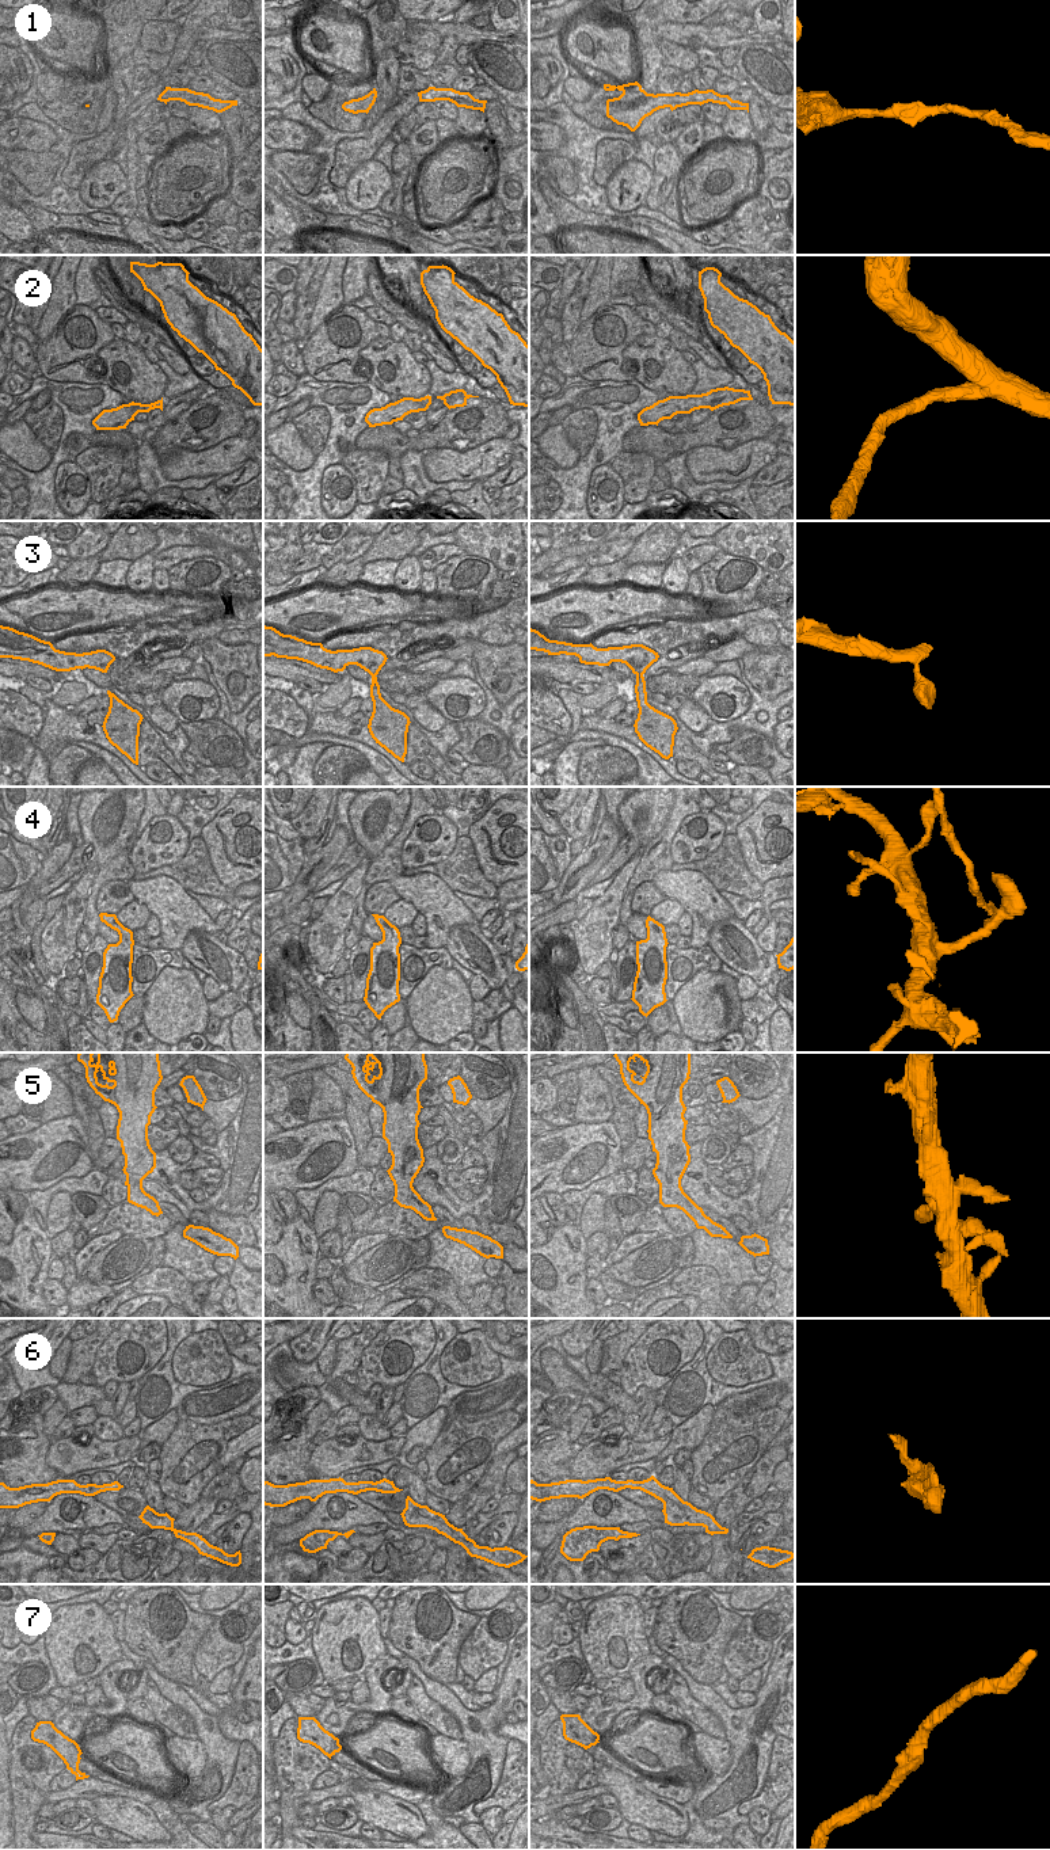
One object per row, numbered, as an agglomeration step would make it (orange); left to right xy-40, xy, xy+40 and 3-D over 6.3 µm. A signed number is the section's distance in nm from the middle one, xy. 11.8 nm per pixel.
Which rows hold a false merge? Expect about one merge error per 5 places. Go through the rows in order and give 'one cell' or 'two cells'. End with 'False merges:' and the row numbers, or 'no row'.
1: one cell
2: one cell
3: one cell
4: one cell
5: one cell
6: one cell
7: one cell
False merges: no row

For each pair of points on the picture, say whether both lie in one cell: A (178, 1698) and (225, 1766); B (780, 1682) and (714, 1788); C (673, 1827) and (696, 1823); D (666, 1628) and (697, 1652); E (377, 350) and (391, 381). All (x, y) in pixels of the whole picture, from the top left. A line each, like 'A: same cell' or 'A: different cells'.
A: same cell
B: same cell
C: different cells
D: same cell
E: same cell

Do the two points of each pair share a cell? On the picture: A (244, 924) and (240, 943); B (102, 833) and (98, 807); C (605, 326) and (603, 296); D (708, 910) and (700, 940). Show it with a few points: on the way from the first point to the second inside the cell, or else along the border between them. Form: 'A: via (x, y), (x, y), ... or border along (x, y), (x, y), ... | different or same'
A: via (244, 928), (240, 939) | same
B: via (102, 826), (102, 814) | same
C: border along (608, 303), (581, 323) | different
D: via (707, 917), (706, 927), (700, 933) | same

